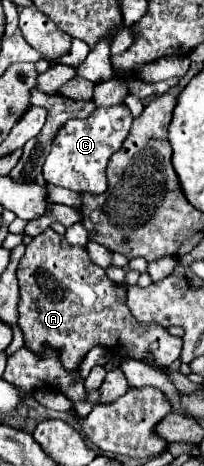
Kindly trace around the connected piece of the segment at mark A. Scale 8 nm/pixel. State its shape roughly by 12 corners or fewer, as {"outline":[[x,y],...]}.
{"outline":[[50,228],[18,266],[18,326],[74,370],[96,344],[180,358],[86,248]]}

